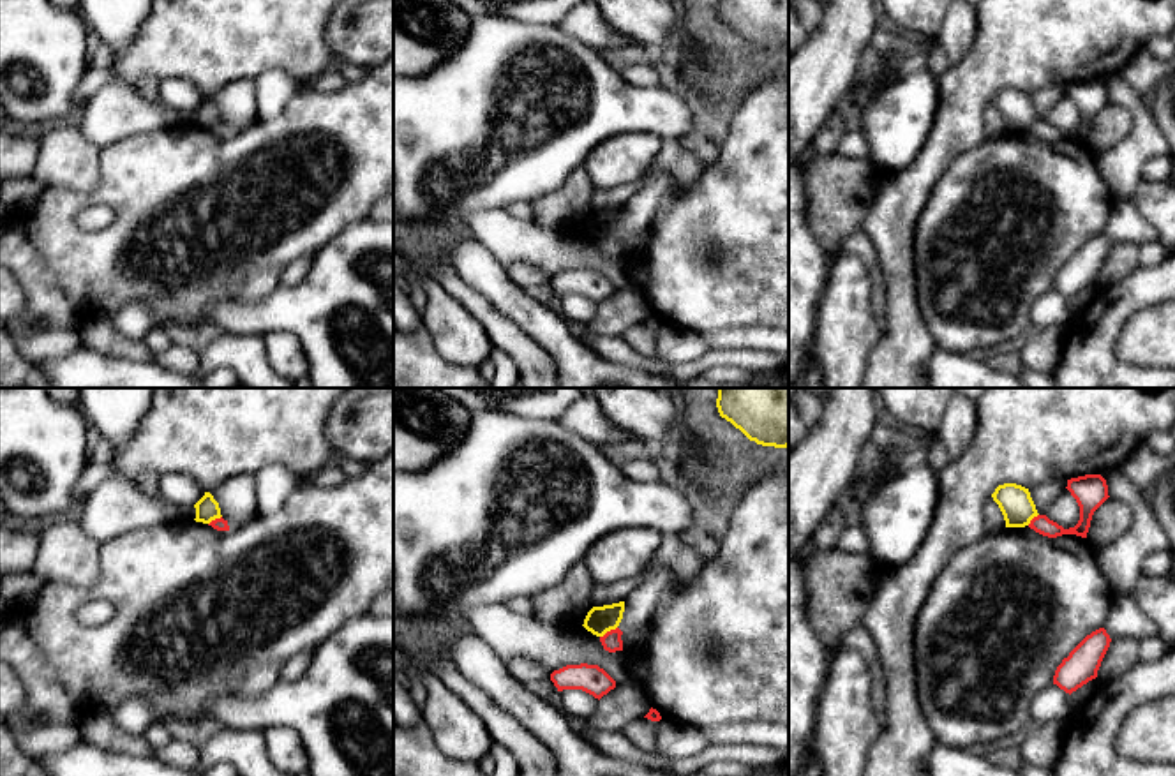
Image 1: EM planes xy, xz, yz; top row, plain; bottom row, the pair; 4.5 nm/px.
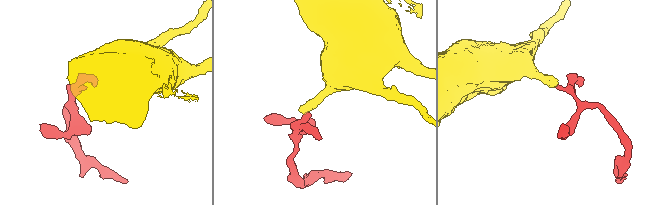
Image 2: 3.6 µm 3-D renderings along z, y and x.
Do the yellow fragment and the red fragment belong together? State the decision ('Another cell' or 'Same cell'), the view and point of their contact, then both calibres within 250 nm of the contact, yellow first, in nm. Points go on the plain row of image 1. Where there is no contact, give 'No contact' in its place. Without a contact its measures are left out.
Another cell. Touches yellow at xz (607, 235). Thickness 130 nm (yellow) against 90 nm

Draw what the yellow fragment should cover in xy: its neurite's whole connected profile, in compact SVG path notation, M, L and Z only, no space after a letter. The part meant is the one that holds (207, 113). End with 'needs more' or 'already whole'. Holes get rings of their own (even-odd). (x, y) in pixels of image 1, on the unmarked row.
M205 97L205 101L194 109L196 113L196 127L210 129L215 123L221 123L221 113L219 108L213 104L210 97Z; already whole

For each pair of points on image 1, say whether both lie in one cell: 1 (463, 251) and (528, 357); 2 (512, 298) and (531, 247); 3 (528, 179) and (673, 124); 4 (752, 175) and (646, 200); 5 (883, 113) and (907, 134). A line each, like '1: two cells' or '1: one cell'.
1: two cells
2: two cells
3: one cell
4: two cells
5: one cell

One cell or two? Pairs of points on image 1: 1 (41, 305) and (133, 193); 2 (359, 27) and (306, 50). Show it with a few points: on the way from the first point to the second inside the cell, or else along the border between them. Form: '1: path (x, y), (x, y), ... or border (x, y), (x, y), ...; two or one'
1: path (69, 276), (78, 274), (129, 223); one
2: border (329, 18), (327, 44), (337, 60); two

